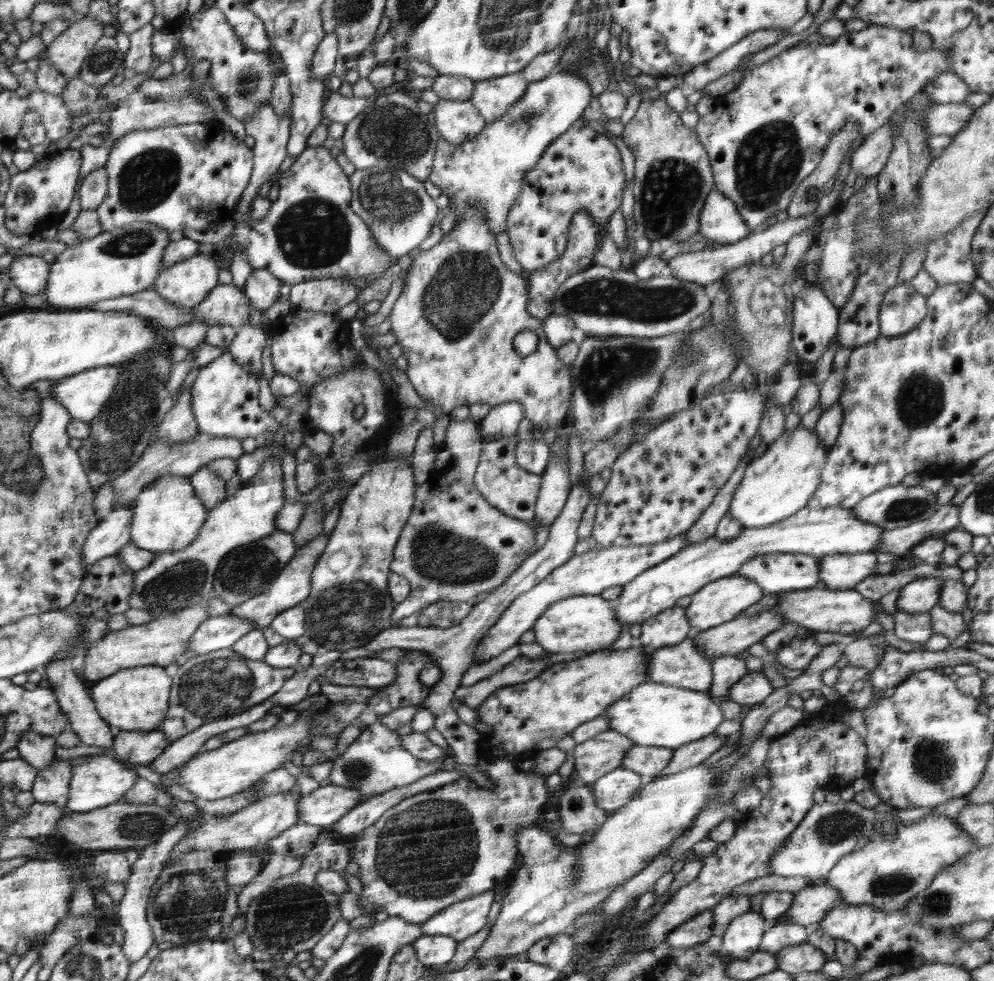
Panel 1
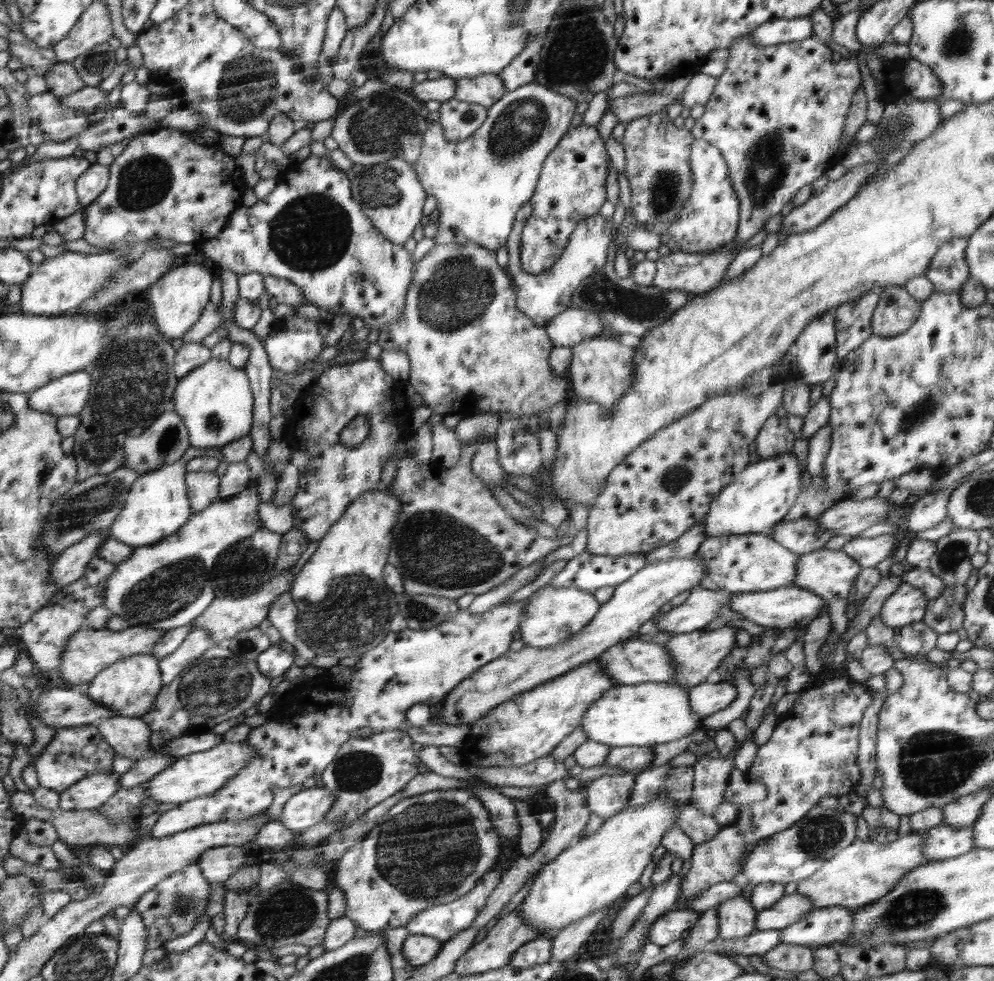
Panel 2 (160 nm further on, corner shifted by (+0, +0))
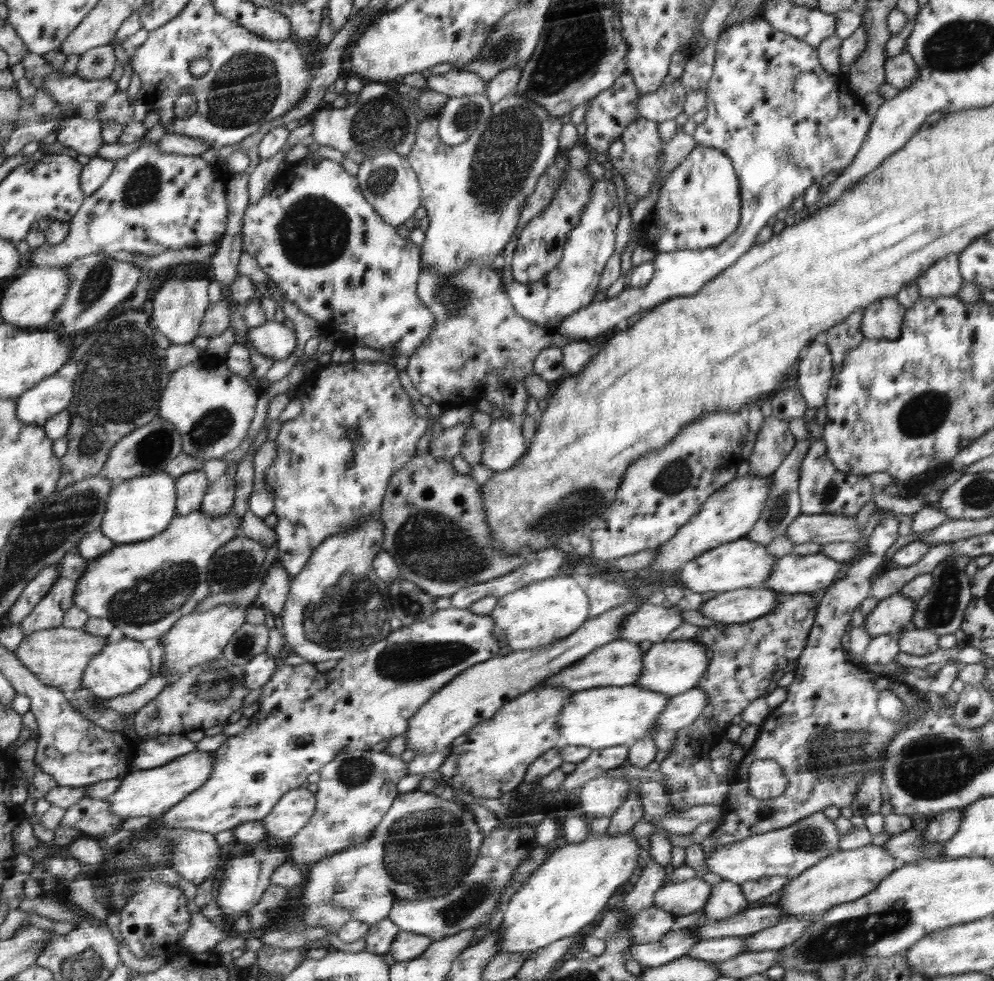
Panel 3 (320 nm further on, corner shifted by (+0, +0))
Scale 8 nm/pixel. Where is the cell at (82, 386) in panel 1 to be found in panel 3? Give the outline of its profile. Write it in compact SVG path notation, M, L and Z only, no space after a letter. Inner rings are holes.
M52 374L20 397L15 397L16 419L42 427L74 400L74 380Z

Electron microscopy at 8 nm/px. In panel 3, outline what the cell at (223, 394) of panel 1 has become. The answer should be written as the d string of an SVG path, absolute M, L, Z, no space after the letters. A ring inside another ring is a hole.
M196 361L170 373L170 380L160 400L160 419L170 421L176 427L176 431L181 434L183 438L182 453L209 461L212 458L222 459L224 454L238 448L240 442L246 439L250 422L254 418L254 408L256 408L254 384L246 386L246 382L244 382L246 378L226 366L198 368Z

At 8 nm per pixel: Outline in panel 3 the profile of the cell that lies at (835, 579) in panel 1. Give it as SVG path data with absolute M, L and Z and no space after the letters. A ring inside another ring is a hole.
M822 554L782 556L774 573L761 586L782 593L814 593L824 590L840 578L839 561Z

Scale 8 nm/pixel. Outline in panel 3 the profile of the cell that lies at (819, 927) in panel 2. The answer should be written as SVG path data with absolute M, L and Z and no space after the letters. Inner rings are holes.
M786 916L776 926L760 930L756 934L744 937L743 944L748 951L759 952L759 950L779 950L783 946L800 940L802 932L814 924L814 921L806 921L796 916Z

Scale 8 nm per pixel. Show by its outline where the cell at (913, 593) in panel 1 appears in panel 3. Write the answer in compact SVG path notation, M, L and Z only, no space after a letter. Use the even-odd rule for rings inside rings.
M900 592L886 597L874 607L865 618L863 626L870 638L890 635L910 625L916 610L916 599Z

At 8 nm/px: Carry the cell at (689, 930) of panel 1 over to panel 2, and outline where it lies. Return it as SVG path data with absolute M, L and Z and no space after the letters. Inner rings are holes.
M671 909L670 912L664 913L664 916L656 918L656 922L648 932L648 941L662 947L676 940L686 940L692 926L700 920L700 916L702 913Z

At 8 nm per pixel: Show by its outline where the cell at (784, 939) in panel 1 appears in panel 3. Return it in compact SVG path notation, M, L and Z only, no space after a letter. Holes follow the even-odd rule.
M734 936L702 940L692 946L687 956L700 961L722 963L738 954L748 952L743 942L746 942L744 938Z

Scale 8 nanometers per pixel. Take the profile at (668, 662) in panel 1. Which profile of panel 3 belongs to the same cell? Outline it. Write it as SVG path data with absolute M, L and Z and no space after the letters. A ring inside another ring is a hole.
M618 638L600 649L596 649L582 660L576 661L570 668L548 678L540 687L562 686L568 691L580 691L603 686L634 685L642 677L643 670L644 652L638 643Z

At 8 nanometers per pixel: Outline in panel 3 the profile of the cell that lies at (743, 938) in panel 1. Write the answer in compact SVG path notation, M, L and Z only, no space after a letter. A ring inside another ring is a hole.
M722 879L716 884L704 906L704 916L708 920L728 920L732 916L744 910L748 910L749 903L741 892L741 886L738 883Z

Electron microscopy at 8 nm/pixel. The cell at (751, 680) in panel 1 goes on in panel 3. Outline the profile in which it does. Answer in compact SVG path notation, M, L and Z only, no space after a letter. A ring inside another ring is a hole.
M692 688L682 695L672 696L671 703L663 710L659 718L657 732L668 730L680 730L696 720L699 712L707 705L710 697L702 691L702 688Z

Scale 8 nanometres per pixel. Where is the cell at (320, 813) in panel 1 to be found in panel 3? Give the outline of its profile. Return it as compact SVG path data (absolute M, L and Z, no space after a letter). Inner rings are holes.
M299 787L283 794L275 808L261 820L267 830L267 836L274 836L282 842L289 841L312 818L317 797L307 788Z

